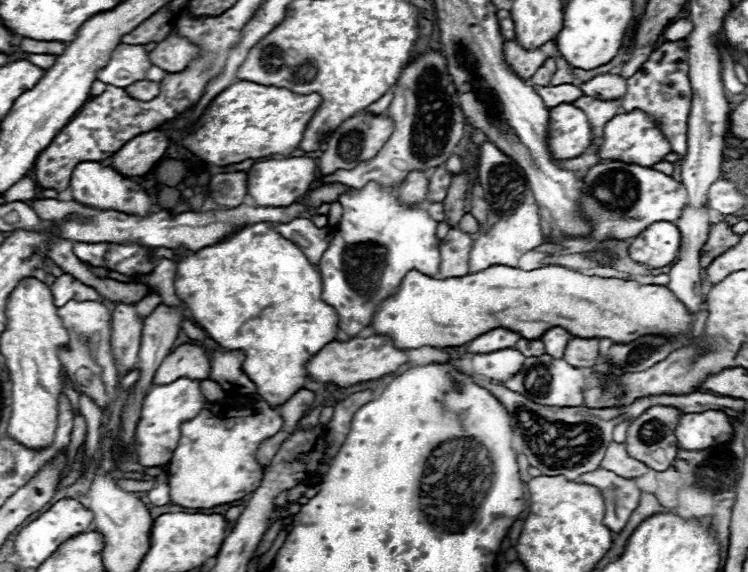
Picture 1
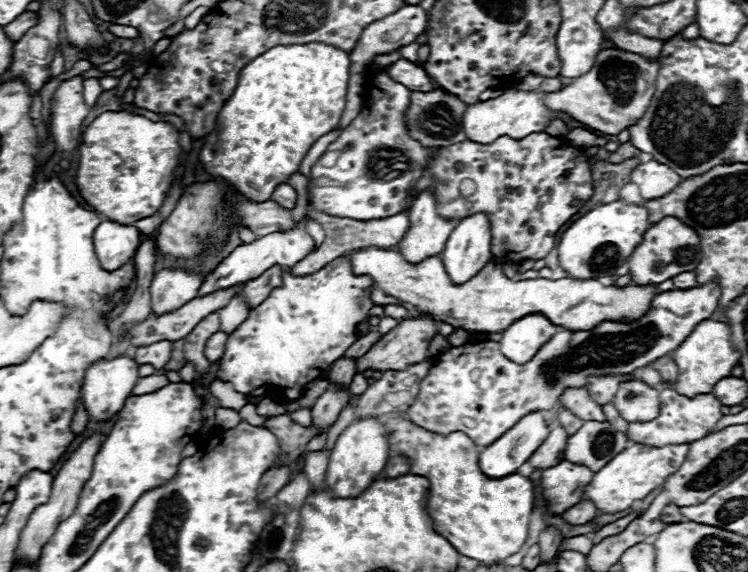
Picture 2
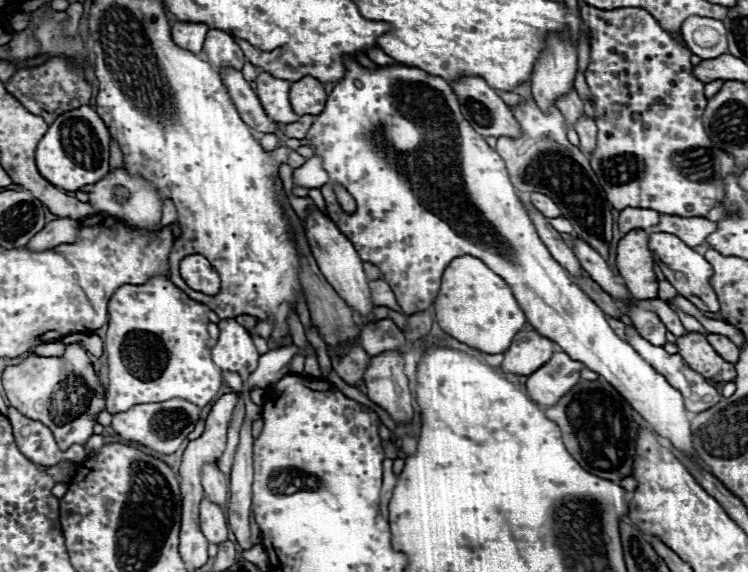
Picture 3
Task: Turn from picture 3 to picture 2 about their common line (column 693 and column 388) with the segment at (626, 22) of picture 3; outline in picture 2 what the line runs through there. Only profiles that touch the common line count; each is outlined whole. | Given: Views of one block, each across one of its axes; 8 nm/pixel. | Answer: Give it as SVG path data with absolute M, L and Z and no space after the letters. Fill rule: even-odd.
M386 68L368 76L360 114L312 166L310 204L330 216L348 216L352 220L394 216L410 206L410 198L428 158L428 148L412 140L406 128L404 114L410 106L410 94L412 90L394 82ZM332 152L336 152L334 164Z

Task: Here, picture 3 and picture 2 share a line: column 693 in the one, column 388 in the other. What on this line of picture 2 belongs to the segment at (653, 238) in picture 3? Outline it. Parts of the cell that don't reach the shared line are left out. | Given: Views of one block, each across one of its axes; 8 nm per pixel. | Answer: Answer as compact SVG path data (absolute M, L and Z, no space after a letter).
M362 248L362 250L352 250L346 254L352 262L352 270L356 274L368 274L372 276L372 302L374 304L404 304L410 312L410 316L420 316L422 312L428 312L434 316L438 322L448 322L454 328L464 328L472 332L504 332L514 320L528 316L528 314L542 314L546 316L552 324L564 326L568 330L588 330L594 328L596 324L604 320L622 320L630 322L646 314L650 308L650 300L654 296L654 286L636 286L630 284L626 288L616 288L616 286L604 286L598 280L572 280L572 278L562 278L562 280L546 280L546 278L536 278L536 280L510 280L502 274L500 262L496 258L488 262L472 280L464 284L452 284L450 276L444 270L444 264L438 256L430 256L418 264L410 264L398 250L386 250L386 248Z

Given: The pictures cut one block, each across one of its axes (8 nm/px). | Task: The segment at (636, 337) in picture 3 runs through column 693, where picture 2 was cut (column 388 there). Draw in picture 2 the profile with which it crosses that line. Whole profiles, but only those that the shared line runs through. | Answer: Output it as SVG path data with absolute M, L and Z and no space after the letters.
M418 362L406 370L388 370L380 380L370 384L364 394L358 396L356 418L382 416L386 412L402 412L416 400L418 384L428 374L430 362Z

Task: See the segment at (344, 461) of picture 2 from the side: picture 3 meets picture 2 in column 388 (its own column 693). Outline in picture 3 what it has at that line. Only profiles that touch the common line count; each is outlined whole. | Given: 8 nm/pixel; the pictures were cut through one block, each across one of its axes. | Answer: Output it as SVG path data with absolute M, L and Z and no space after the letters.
M344 56L344 66L346 76L336 82L324 112L316 118L312 130L308 130L306 140L310 142L314 156L322 158L330 178L342 184L358 204L358 210L352 216L342 212L332 186L326 184L320 190L326 200L328 216L348 236L360 258L382 270L398 298L398 304L402 306L402 312L414 314L434 304L442 274L450 260L466 254L480 258L490 270L498 272L498 276L510 284L514 298L536 332L554 340L570 358L580 360L586 368L604 376L662 438L668 438L674 448L682 448L682 452L690 452L692 456L690 422L686 418L682 394L648 362L644 362L628 342L614 334L604 312L550 256L508 178L502 158L478 132L474 132L474 128L470 128L470 124L466 124L450 84L440 76L432 76L420 68L408 68L404 64L370 70L360 66L354 58Z

